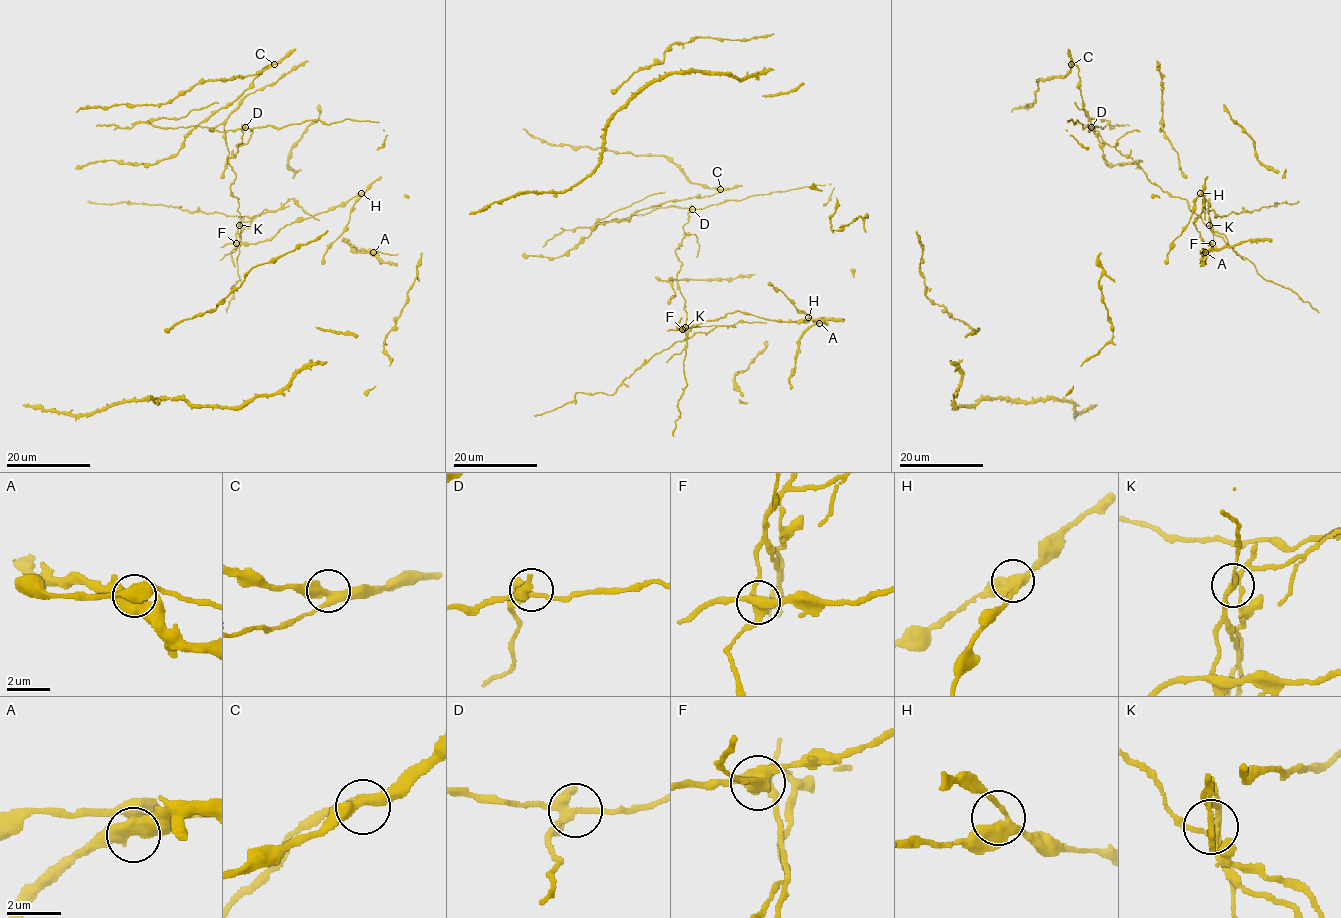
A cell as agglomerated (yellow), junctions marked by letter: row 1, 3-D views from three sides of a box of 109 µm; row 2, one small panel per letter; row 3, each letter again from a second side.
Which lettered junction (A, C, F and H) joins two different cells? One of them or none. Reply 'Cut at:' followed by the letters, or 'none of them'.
Cut at: F

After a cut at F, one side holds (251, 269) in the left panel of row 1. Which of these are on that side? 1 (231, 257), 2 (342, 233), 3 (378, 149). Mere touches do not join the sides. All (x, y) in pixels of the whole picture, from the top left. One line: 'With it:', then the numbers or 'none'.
With it: 2

